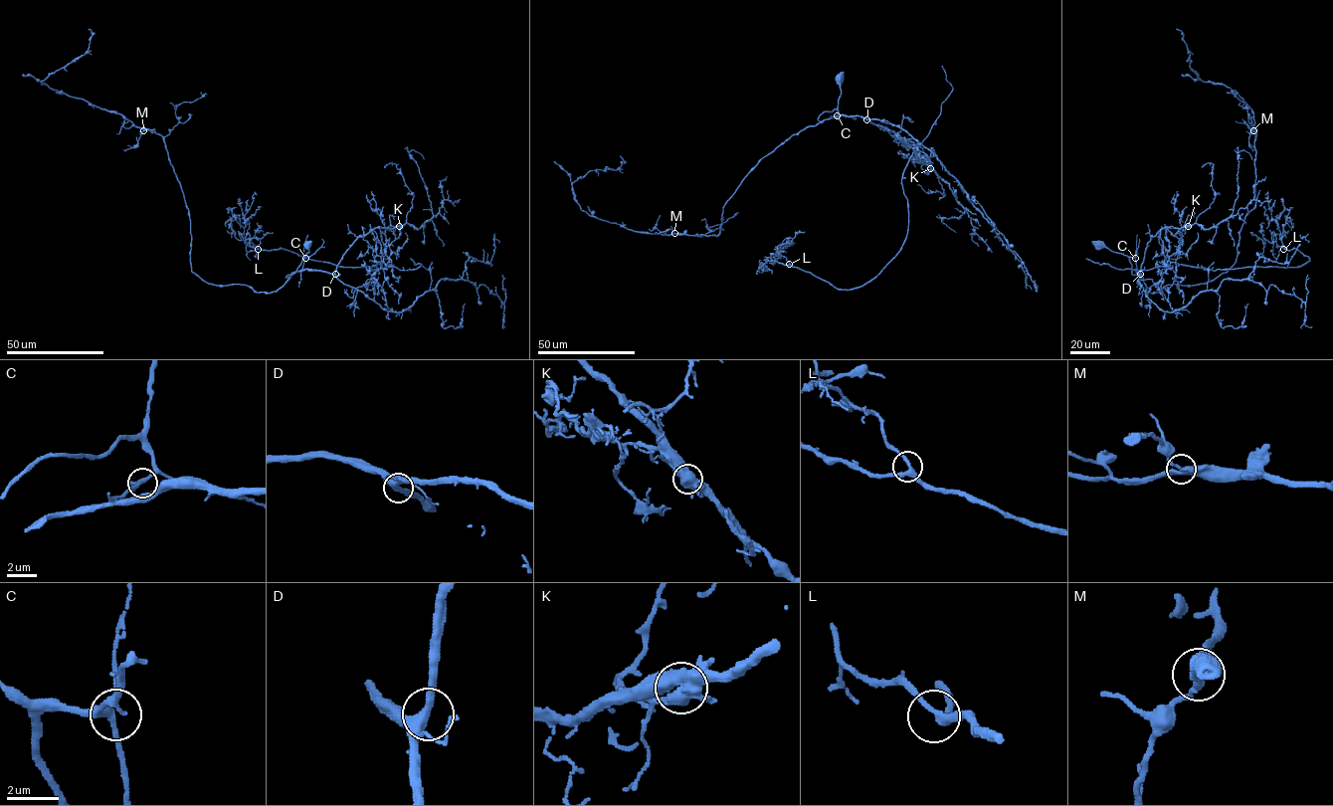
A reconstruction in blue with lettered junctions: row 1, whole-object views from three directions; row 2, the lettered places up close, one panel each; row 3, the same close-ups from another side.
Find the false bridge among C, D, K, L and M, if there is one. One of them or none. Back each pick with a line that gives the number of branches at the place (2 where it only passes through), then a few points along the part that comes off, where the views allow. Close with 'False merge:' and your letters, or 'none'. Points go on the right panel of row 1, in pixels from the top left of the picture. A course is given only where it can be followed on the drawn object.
K: 3 | (1188, 226), (1184, 225), (1172, 262), (1215, 271), (1303, 265), (1309, 258), (1284, 249), (1265, 195)
False merge: K

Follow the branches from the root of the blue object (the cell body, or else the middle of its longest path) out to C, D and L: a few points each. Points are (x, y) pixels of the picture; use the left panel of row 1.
C: (307, 243), (305, 258)
D: (307, 243), (308, 252), (302, 269), (335, 274)
L: (307, 243), (302, 269), (334, 274), (350, 246), (372, 230), (385, 264), (344, 268), (258, 249)

